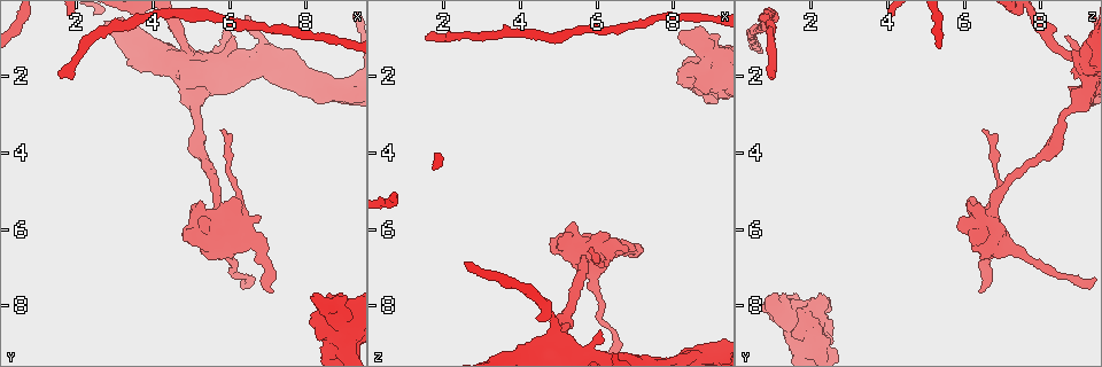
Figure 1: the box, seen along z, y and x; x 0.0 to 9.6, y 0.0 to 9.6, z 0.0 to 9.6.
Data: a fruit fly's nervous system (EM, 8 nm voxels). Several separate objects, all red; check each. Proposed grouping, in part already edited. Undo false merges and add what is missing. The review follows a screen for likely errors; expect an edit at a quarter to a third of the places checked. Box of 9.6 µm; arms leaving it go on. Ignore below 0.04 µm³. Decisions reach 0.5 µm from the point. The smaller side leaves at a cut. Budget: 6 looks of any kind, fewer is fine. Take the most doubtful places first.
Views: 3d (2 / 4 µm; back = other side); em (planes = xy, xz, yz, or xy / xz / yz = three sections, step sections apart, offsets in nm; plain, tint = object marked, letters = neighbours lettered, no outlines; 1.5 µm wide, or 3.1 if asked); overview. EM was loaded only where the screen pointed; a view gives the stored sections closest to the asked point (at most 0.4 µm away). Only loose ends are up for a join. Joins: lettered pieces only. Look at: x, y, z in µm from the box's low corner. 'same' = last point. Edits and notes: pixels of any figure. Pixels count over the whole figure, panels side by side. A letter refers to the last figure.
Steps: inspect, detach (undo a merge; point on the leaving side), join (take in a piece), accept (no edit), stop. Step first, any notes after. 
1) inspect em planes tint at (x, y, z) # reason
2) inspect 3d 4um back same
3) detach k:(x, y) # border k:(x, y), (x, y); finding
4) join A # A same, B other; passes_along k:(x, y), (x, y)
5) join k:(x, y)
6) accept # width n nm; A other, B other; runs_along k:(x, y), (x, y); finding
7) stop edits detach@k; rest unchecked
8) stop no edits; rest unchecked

inspect 3d 4um at (1.55, 1.95, 1.05) # free end

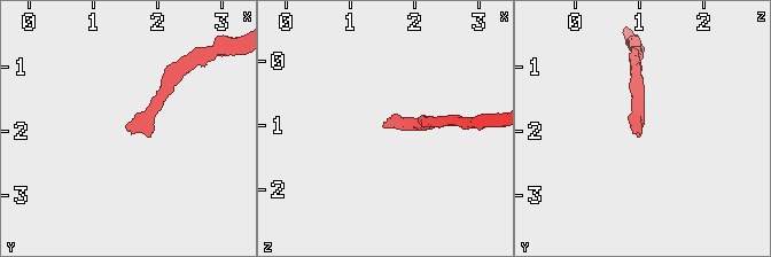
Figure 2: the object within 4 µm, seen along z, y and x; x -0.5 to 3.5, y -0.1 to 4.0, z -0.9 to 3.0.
inspect em planes tint at (1.50, 1.95, 1.05) # shape alone is not enough

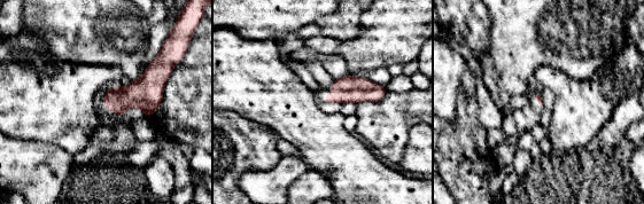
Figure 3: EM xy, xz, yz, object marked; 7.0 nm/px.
inspect em planes letters same

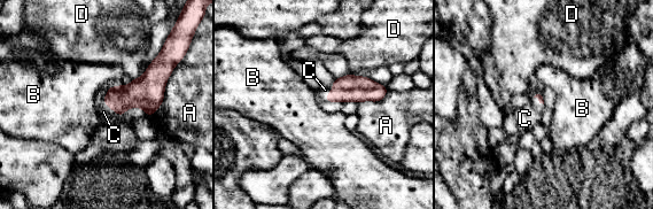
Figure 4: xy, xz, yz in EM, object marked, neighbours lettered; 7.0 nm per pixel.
join C # A other, B other, C same, D other; passes_along 4:(348, 88), (329, 92), (325, 90); it goes on there

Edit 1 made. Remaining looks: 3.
inspect overview

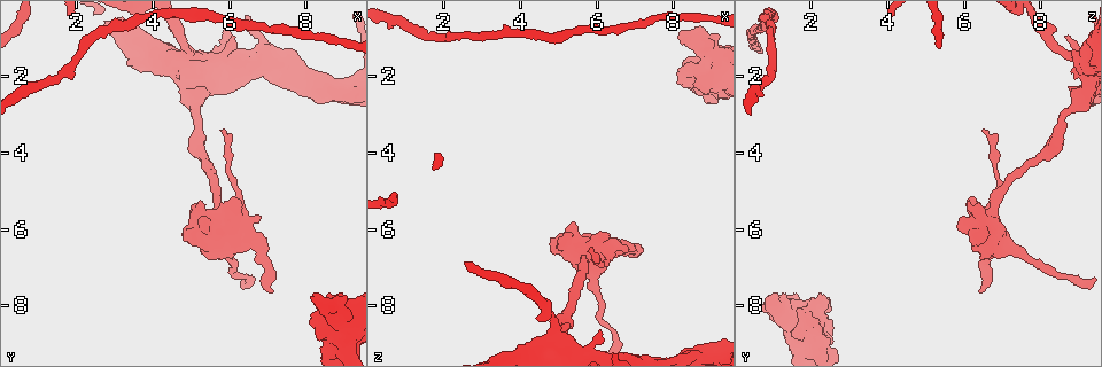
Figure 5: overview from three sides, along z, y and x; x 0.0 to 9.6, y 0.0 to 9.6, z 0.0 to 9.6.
inspect em planes letters at (7.05, 7.60, 6.40) # branch stops here

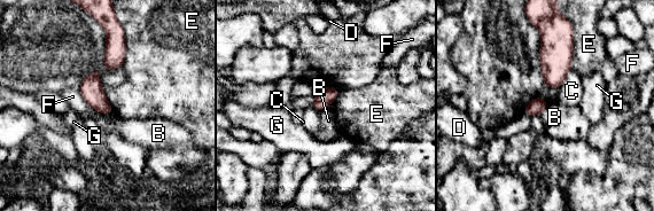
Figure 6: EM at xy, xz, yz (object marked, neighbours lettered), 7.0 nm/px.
accept # longest_contact F 260 nm; B other, C other, D other, E other, F other, G other; runs_along 6:(111, 40), (111, 62), (95, 77), (103, 111); no lettered piece goes on from it

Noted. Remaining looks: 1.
stop edits join@4; rest unchecked

